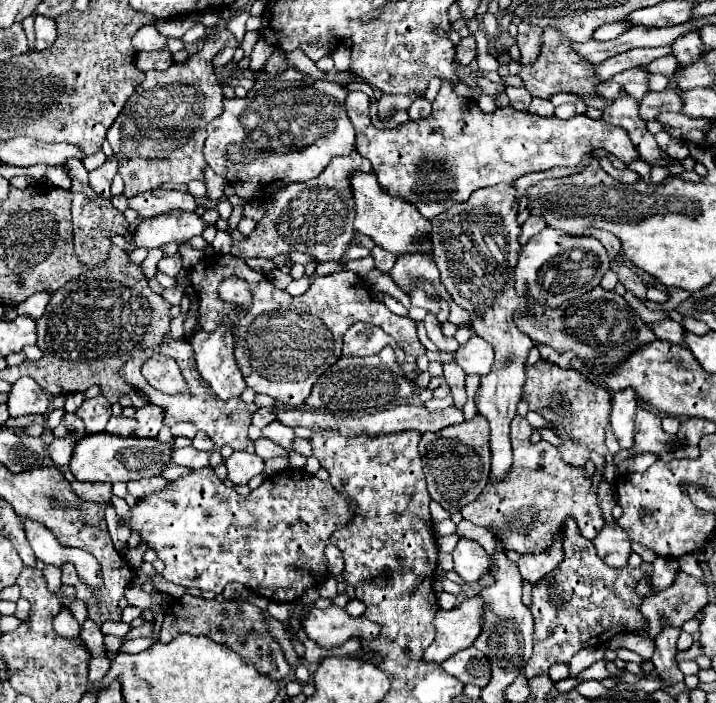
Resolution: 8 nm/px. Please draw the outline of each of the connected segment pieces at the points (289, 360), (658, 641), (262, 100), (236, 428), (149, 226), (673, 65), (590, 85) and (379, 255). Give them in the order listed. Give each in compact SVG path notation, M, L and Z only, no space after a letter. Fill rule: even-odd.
M214 254L206 256L190 270L190 282L196 294L200 296L202 328L206 332L214 330L218 324L234 328L236 360L246 384L254 392L268 394L274 400L288 404L290 408L300 408L310 396L316 378L320 378L340 358L342 338L346 330L356 322L366 322L372 326L378 324L386 334L390 334L396 340L396 344L408 356L418 358L426 354L416 334L416 322L390 312L382 302L378 302L370 294L366 282L350 270L340 270L322 278L318 276L302 296L290 296L286 290L278 290L270 282L270 278L254 272L242 258L236 258L232 254ZM230 274L244 278L250 284L254 296L262 292L264 302L252 302L248 310L240 310L236 306L228 306L226 302L218 302L216 286Z
M662 618L662 632L654 638L654 654L652 654L652 664L658 670L660 678L666 684L678 684L684 682L684 674L680 672L674 656L676 656L676 640L680 636L680 628L672 628L666 618Z
M302 78L294 82L282 80L256 80L246 98L232 98L224 102L224 112L214 118L208 128L208 138L204 144L204 158L208 166L224 176L246 202L263 202L270 198L280 186L292 182L308 182L316 178L332 158L350 156L356 150L356 130L346 112L346 86L330 80Z
M168 336L168 338L164 338L164 342L160 344L160 352L162 352L164 356L172 356L172 358L176 360L176 364L180 366L180 370L182 370L182 374L184 374L184 378L186 378L186 382L188 382L188 386L190 386L190 392L188 392L188 394L184 394L184 396L180 396L180 394L176 394L176 396L166 396L166 394L162 394L160 390L156 390L156 388L152 388L150 384L146 384L144 376L140 374L140 368L142 368L142 364L146 362L146 358L150 356L148 350L142 350L140 354L132 356L132 358L122 366L122 372L120 372L120 374L122 374L138 392L142 392L152 404L156 404L156 406L160 406L160 408L164 410L165 425L174 425L179 421L194 422L194 424L198 426L198 430L206 432L206 434L214 440L216 448L222 448L222 446L226 444L226 446L232 446L234 451L244 450L254 454L254 442L248 438L248 428L251 425L252 416L258 407L254 403L246 404L242 402L240 398L226 400L226 402L220 400L220 398L216 398L216 396L212 394L212 388L206 384L206 380L196 372L196 364L192 362L194 352L192 352L192 346L190 346L188 340L172 340L172 338Z
M174 210L156 218L142 220L134 230L132 242L142 248L158 248L168 242L186 242L200 236L208 224L196 212Z
M668 55L652 61L650 64L646 65L645 68L651 74L662 74L671 77L678 65L677 59L673 55Z
M546 26L544 34L542 34L542 52L538 56L538 60L532 66L524 66L520 72L520 78L526 84L526 90L532 96L538 98L550 98L556 92L574 92L580 96L598 96L596 88L602 84L602 80L598 78L596 66L592 62L588 62L584 56L580 56L578 52L572 50L570 46L572 42L568 42L562 32L554 26Z
M374 246L372 256L374 256L374 260L376 260L376 268L378 268L380 272L390 272L390 268L392 268L394 262L396 262L396 254L386 252L386 250L382 250L380 246Z

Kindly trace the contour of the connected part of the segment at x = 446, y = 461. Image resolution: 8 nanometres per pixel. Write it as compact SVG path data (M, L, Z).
M482 414L472 420L446 426L438 432L428 432L418 442L418 452L422 456L424 474L428 482L428 492L432 500L442 504L448 512L458 512L462 506L476 500L476 496L488 484L490 474L490 424Z

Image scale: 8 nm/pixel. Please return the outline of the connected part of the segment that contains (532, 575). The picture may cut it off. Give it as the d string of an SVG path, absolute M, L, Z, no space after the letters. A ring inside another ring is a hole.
M564 526L554 536L550 550L544 550L538 554L522 554L518 560L518 570L520 570L522 578L528 580L530 584L536 584L544 574L552 572L564 558L562 542L564 542Z

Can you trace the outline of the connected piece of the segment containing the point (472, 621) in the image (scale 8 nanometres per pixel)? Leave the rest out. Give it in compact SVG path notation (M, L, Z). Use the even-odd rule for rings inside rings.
M468 598L452 610L440 608L440 612L434 618L436 638L424 650L422 660L440 664L458 650L472 646L472 642L480 634L480 614L482 614L480 598Z

